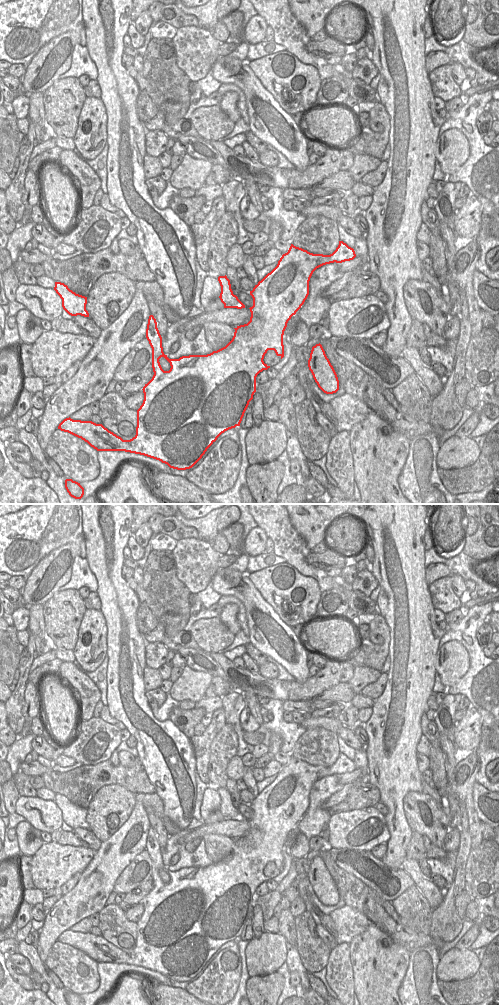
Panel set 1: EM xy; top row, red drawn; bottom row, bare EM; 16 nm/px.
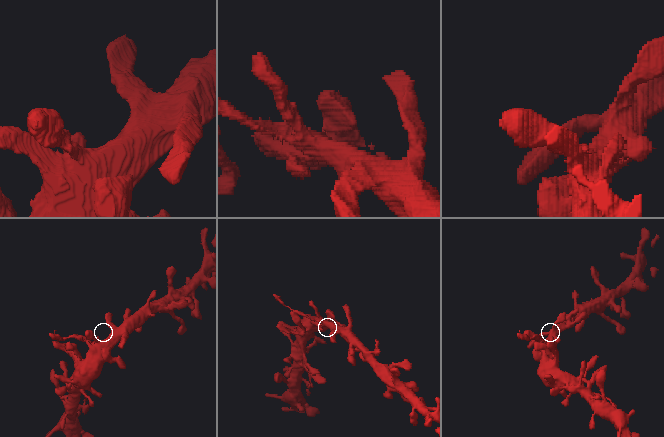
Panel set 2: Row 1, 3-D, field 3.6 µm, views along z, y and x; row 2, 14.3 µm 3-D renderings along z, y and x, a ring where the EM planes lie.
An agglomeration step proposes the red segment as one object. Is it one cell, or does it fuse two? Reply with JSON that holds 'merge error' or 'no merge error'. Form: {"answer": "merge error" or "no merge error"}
{"answer": "no merge error"}

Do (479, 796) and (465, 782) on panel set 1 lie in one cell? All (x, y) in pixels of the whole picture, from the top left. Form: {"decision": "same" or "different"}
{"decision": "different"}

